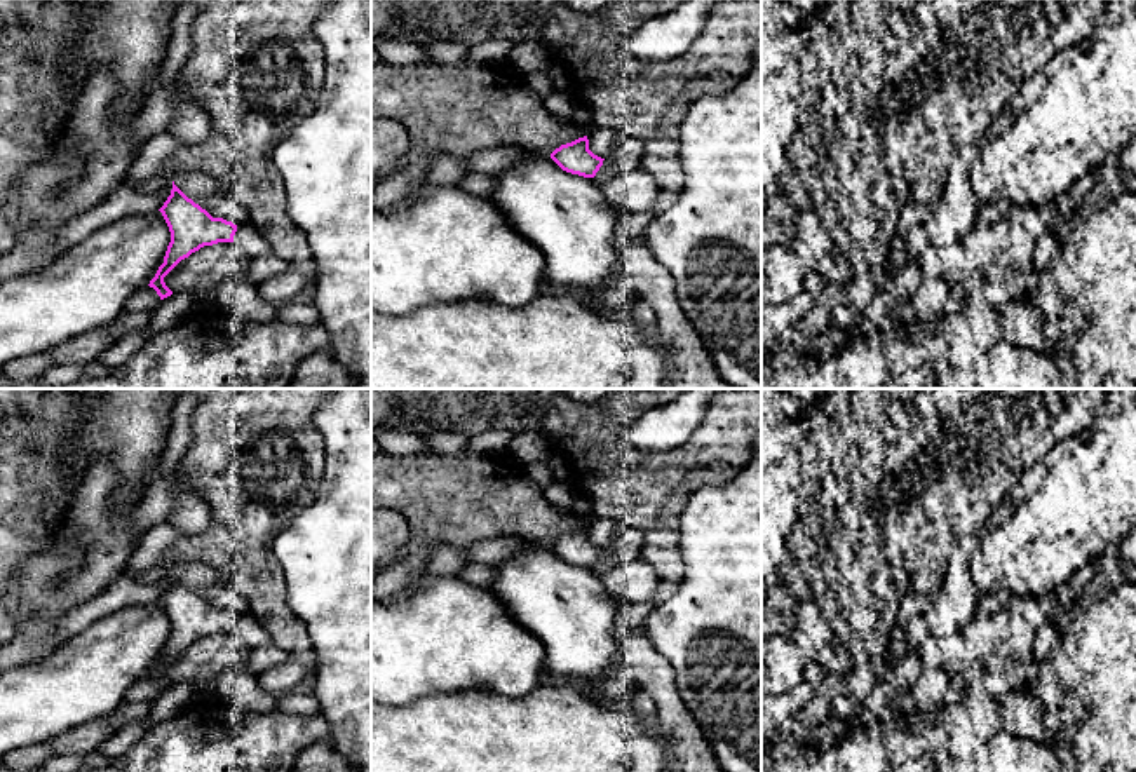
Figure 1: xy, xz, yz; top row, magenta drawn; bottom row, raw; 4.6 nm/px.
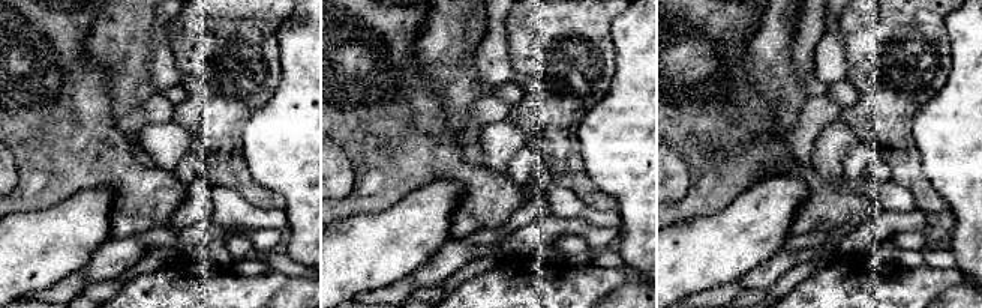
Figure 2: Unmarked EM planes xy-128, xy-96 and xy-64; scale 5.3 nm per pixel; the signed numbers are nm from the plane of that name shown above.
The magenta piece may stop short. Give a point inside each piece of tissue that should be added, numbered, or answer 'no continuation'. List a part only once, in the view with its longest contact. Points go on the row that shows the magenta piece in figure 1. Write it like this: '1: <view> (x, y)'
1: xy (250, 237)

